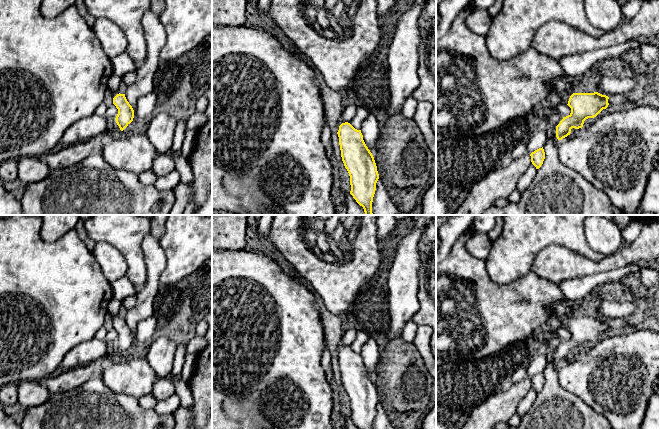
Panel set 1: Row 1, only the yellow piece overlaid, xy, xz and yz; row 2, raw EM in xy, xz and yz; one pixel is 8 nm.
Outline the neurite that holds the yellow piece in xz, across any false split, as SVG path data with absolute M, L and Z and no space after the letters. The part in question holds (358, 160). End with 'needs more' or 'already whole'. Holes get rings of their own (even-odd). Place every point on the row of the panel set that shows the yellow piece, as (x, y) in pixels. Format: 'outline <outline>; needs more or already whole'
outline M345 122L337 132L341 157L350 176L350 194L363 207L365 215L373 215L372 202L379 179L374 157L366 146L361 130Z; already whole

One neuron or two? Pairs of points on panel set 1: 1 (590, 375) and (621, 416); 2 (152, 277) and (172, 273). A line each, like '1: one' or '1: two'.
1: one
2: two

